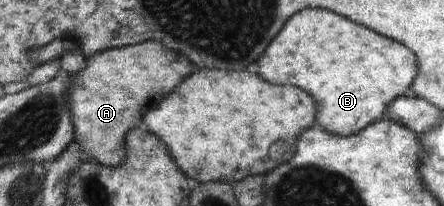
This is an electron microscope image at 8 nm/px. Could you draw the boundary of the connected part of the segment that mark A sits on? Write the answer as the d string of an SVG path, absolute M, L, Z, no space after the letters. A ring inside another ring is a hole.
M145 41L104 50L87 59L87 66L74 74L75 85L71 88L71 109L73 113L73 126L75 129L74 142L78 142L86 156L106 166L122 166L127 159L126 137L129 132L142 125L145 114L156 107L156 103L178 88L194 69L193 63L182 54L171 50L157 41Z

